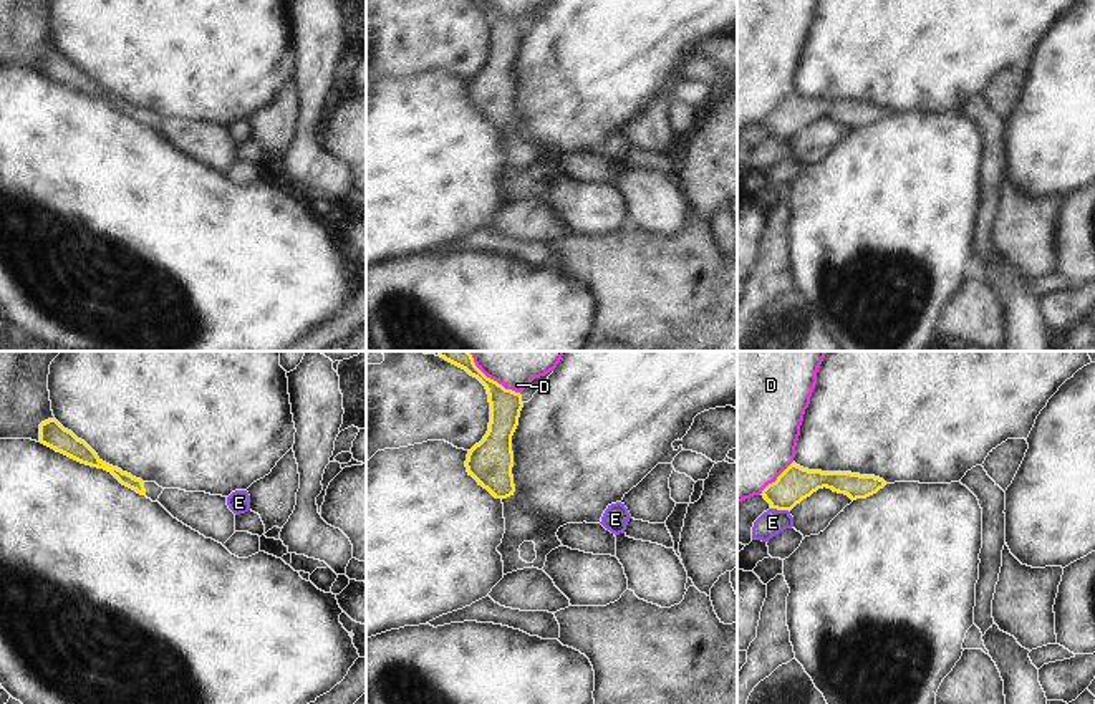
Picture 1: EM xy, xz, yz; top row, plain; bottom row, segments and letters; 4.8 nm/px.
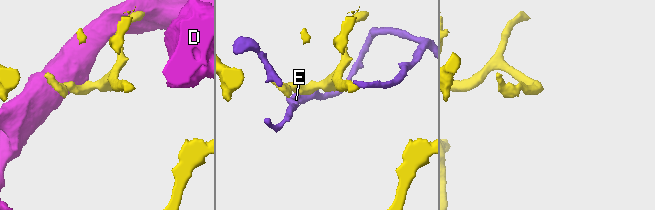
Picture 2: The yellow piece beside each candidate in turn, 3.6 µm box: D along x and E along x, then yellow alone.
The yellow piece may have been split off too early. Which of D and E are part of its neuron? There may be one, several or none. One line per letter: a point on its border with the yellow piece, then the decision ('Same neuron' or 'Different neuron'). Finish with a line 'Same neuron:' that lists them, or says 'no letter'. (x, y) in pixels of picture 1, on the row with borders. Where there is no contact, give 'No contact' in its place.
D: Touches yellow at yz (777, 477). Different neuron
E: Touches yellow at yz (781, 509). Different neuron
Same neuron: no letter.

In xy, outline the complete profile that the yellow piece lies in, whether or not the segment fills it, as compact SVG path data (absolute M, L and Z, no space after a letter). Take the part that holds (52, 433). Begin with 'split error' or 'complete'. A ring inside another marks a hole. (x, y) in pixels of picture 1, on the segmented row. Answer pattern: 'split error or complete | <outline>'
split error | M55 417L40 424L40 442L81 464L111 472L123 485L136 490L141 495L146 495L152 502L157 502L164 490L156 482L142 482L131 474L103 462L84 441L65 429Z

